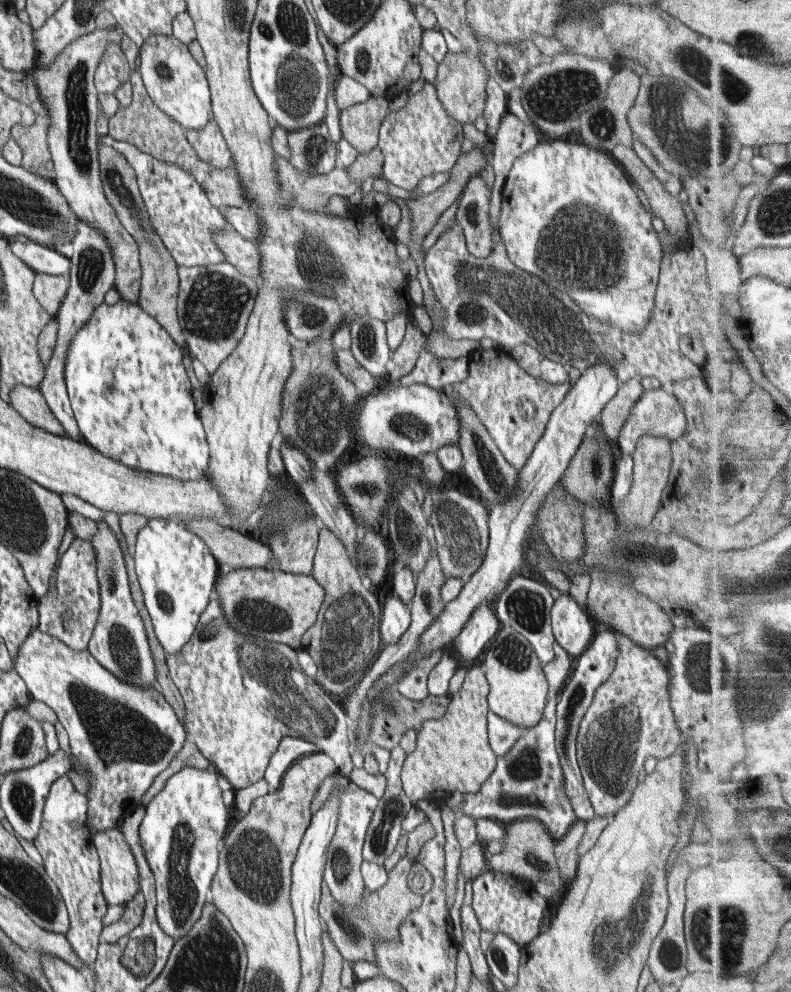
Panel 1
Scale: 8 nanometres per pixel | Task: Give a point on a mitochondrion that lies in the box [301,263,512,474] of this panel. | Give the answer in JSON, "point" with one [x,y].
{"point":[408,426]}

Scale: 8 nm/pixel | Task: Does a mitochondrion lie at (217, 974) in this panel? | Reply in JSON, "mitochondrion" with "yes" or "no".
{"mitochondrion":"yes"}

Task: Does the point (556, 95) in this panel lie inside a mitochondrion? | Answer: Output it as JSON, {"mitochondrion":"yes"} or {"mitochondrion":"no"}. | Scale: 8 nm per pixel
{"mitochondrion":"yes"}

